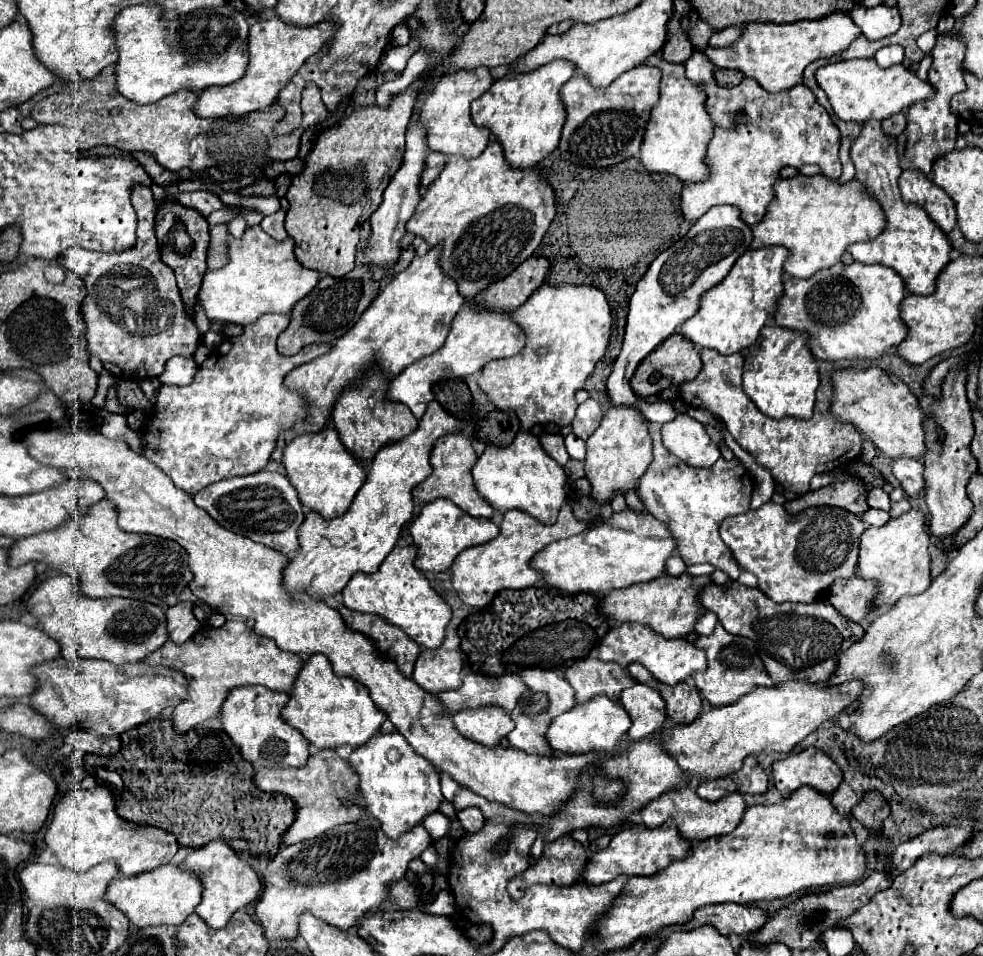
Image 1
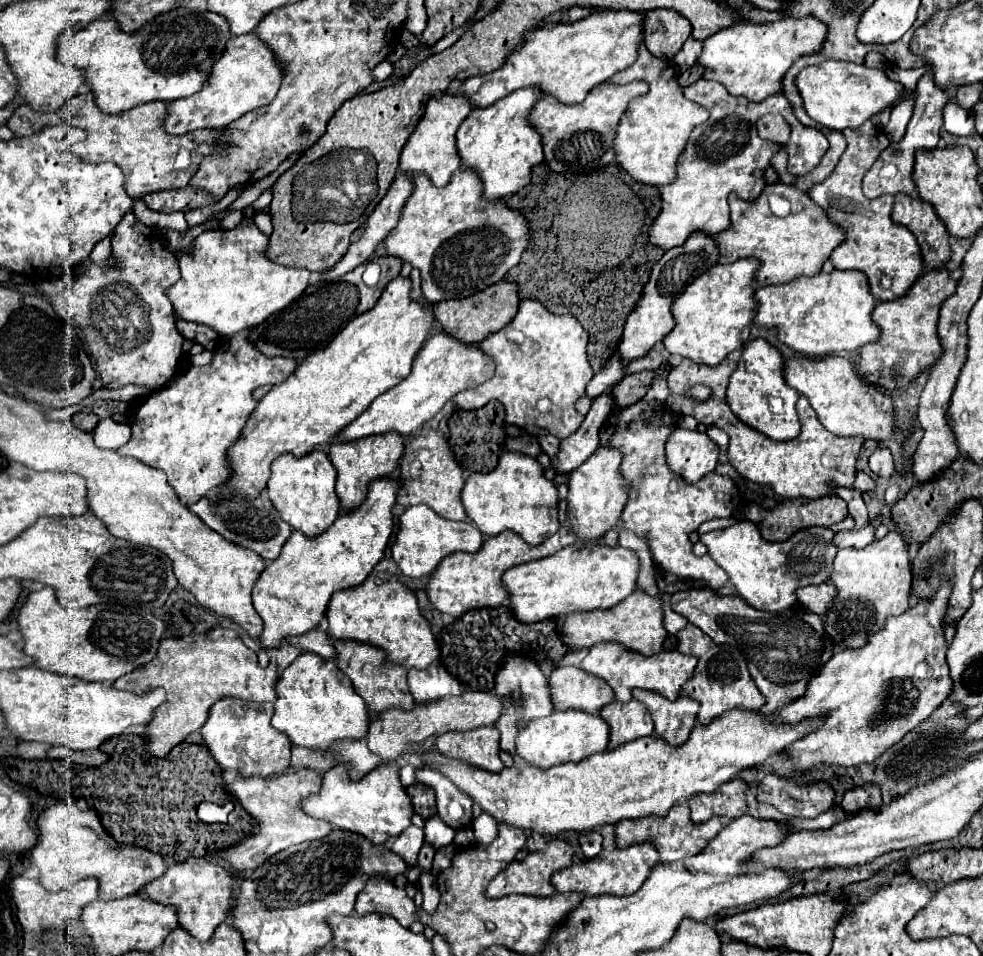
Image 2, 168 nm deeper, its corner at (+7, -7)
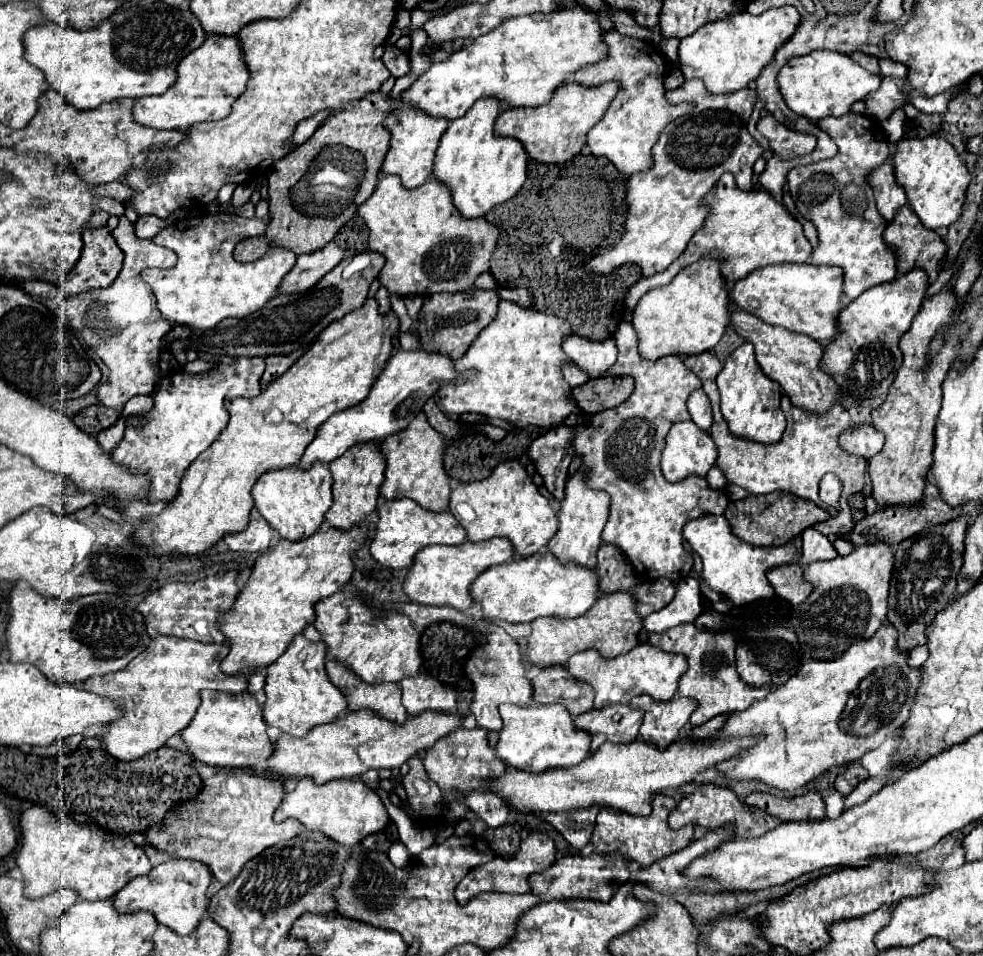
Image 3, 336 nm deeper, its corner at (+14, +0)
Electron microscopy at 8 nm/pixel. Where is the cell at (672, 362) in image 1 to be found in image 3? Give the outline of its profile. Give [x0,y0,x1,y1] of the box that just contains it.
[572,377,634,415]

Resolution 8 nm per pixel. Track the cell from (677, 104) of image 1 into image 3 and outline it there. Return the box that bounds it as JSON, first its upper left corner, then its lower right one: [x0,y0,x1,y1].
[574,31,694,175]

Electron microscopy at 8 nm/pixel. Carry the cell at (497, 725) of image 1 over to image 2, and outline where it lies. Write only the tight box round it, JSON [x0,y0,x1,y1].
[437,726,503,772]

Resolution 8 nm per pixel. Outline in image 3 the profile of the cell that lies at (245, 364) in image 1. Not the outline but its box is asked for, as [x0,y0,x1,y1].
[112,357,264,503]

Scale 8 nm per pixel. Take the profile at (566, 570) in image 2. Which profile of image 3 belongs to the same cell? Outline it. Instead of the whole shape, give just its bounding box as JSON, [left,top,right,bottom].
[470,553,598,623]

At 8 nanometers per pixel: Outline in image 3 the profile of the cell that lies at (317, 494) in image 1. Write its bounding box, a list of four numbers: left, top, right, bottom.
[252,463,332,541]

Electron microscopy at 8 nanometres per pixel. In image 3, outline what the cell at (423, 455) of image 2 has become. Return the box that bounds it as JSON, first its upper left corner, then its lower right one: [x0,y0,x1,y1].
[380,413,450,511]

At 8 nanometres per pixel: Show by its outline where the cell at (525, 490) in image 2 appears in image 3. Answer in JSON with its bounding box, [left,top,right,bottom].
[450,461,558,557]

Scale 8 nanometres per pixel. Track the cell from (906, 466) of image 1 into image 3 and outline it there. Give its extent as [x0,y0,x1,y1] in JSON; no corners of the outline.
[838,425,884,459]

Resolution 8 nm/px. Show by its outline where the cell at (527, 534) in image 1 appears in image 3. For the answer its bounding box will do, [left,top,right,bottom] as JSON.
[404,537,514,611]

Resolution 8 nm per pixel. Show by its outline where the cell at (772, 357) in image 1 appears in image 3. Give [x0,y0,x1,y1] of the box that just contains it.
[718,343,786,443]

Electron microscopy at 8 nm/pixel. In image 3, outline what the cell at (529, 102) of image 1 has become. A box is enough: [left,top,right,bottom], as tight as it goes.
[434,99,526,219]

